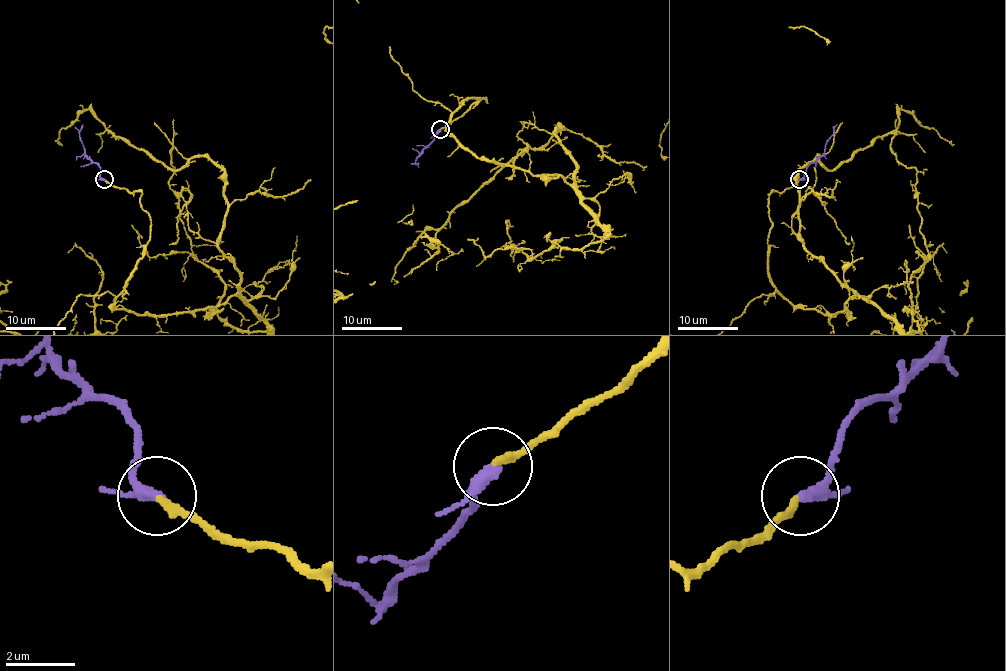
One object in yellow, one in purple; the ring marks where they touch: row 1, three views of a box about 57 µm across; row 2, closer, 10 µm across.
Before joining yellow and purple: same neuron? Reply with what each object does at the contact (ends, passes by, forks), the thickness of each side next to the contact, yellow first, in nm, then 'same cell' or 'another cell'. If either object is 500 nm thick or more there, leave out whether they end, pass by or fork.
yellow ends there; purple passes by; 240 nm thick on the yellow side, 280 nm on the other; same cell

